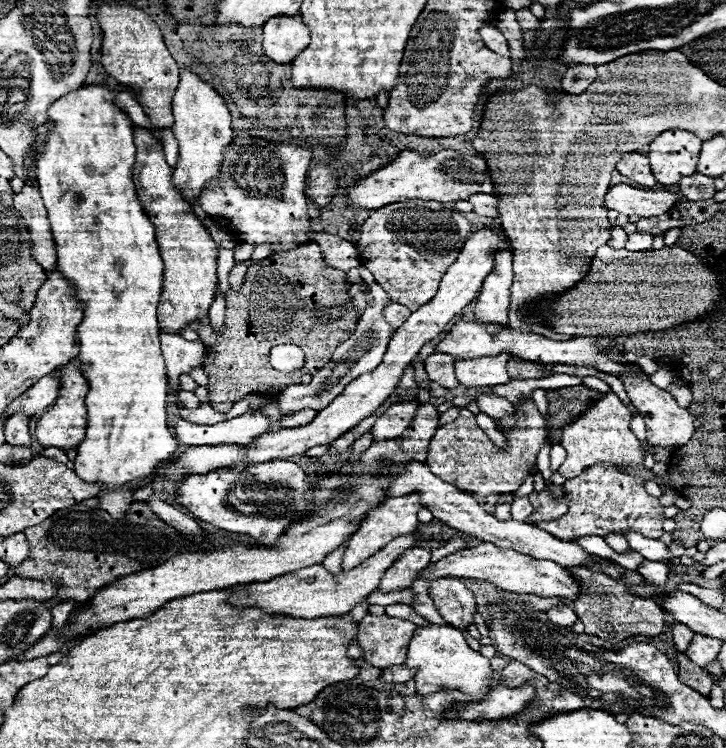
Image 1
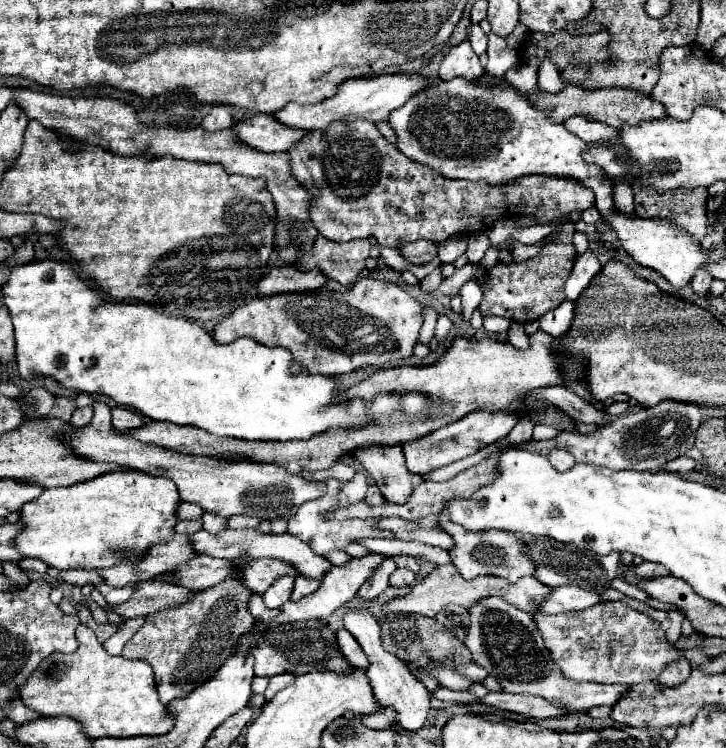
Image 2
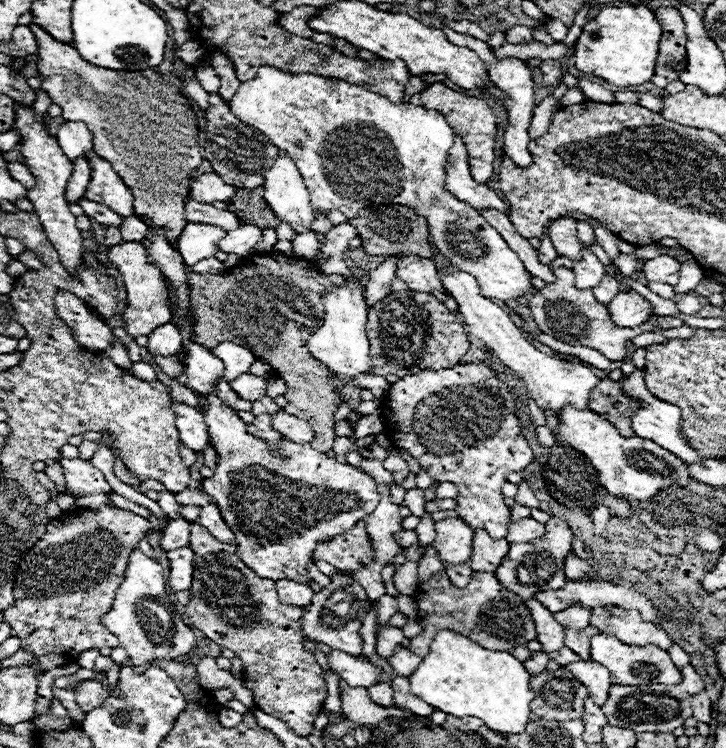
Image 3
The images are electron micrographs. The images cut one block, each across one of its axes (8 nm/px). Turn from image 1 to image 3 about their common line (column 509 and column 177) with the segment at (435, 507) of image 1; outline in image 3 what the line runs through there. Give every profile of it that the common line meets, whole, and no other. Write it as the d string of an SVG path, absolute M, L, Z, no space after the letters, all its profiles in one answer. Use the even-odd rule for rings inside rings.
M170 520L168 526L162 530L162 540L160 540L160 546L162 550L170 550L170 548L182 548L182 546L188 546L188 526L190 522L186 520Z

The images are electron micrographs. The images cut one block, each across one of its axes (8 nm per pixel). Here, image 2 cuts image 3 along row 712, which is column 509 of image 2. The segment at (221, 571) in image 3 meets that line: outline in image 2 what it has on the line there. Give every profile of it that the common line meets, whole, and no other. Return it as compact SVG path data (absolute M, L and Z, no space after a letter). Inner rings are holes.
M566 222L556 236L556 242L546 244L538 256L520 262L520 264L496 264L490 268L490 288L484 290L484 298L480 304L482 314L494 314L502 316L514 322L532 322L538 320L542 314L548 310L558 308L566 296L564 296L564 284L572 272L574 260L576 260L576 250L572 244L572 234L574 234L574 224Z

